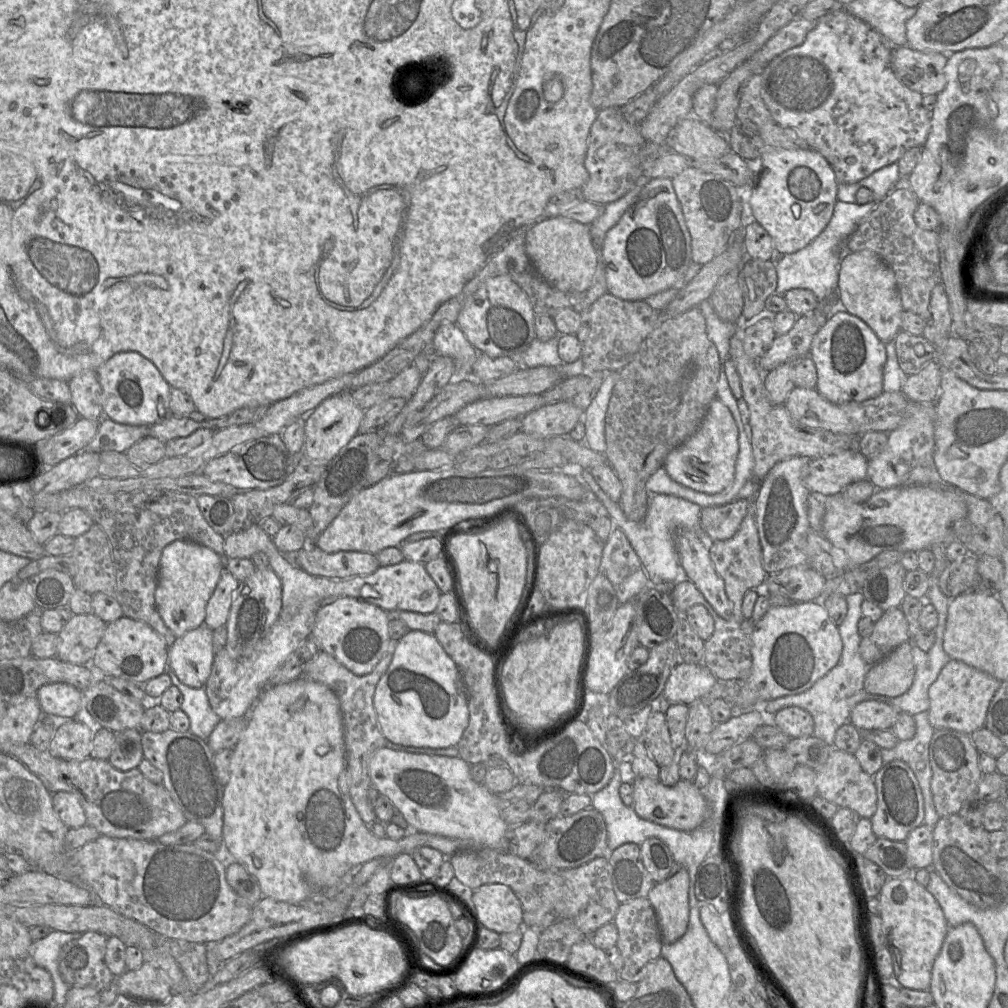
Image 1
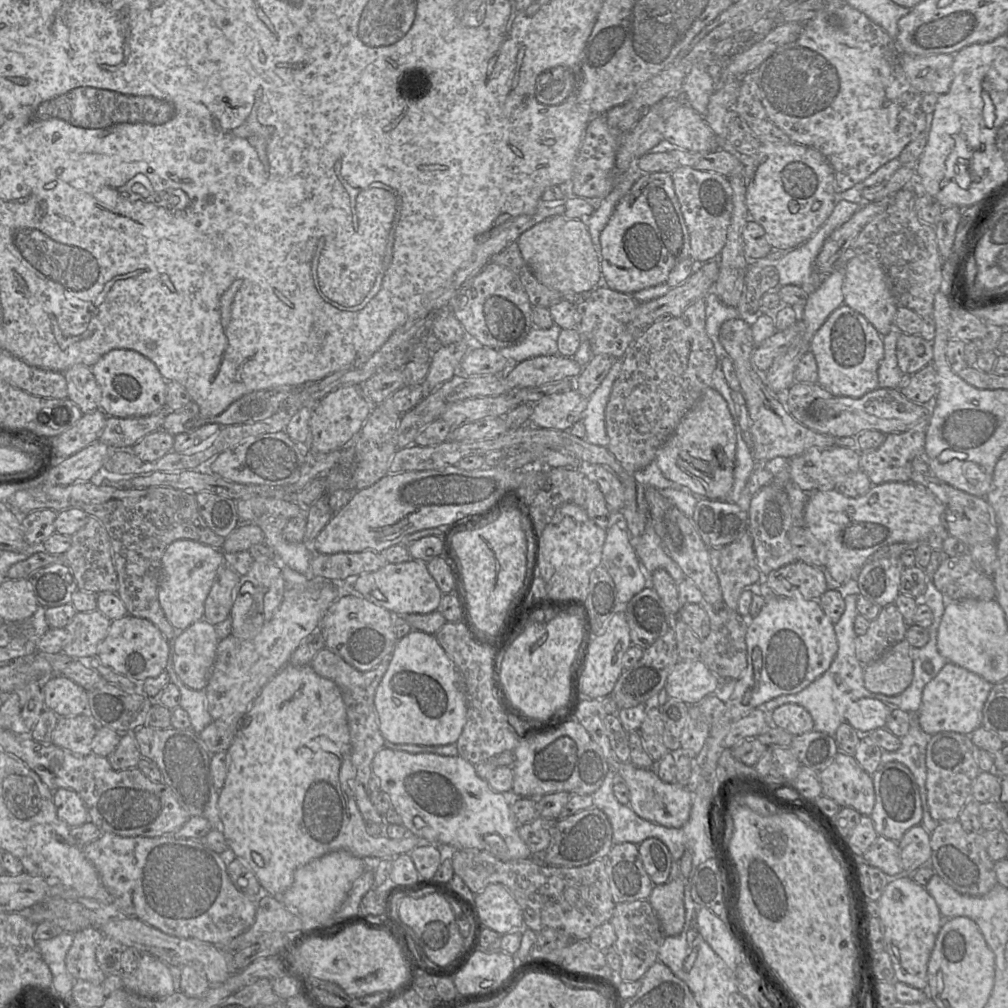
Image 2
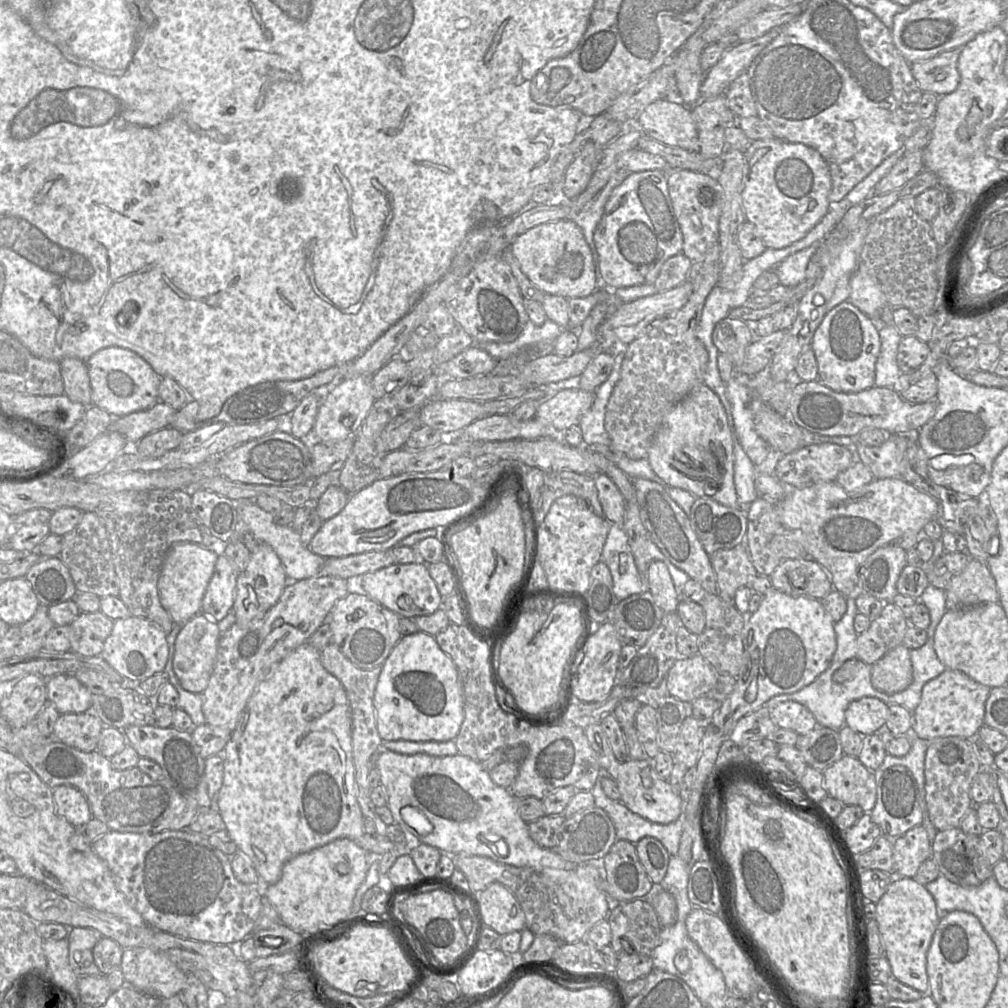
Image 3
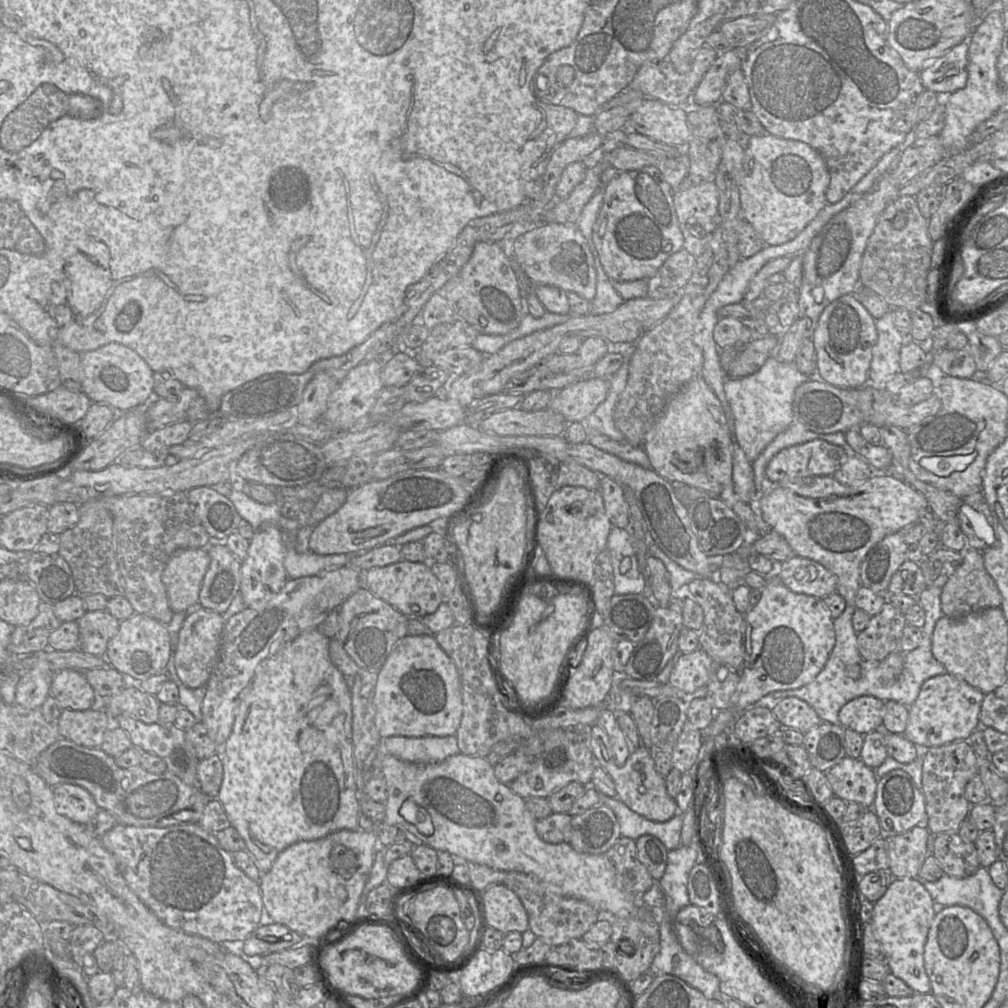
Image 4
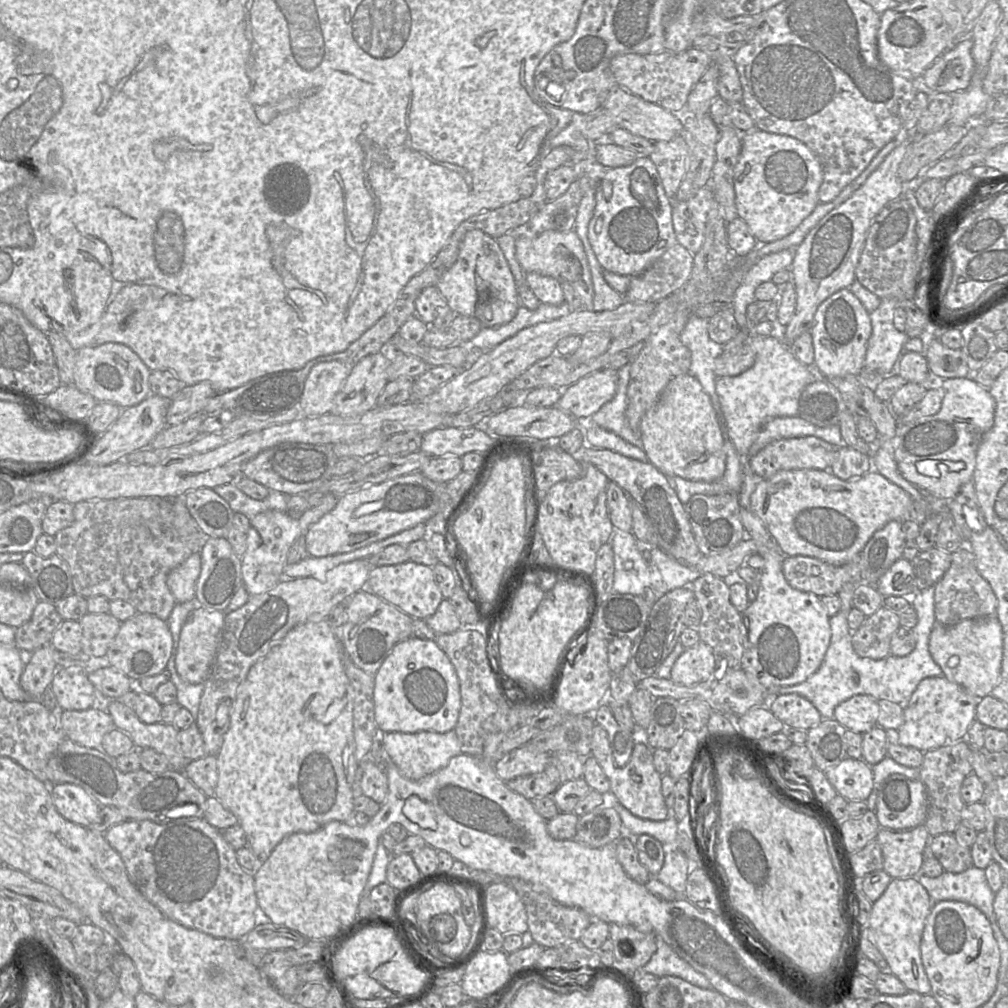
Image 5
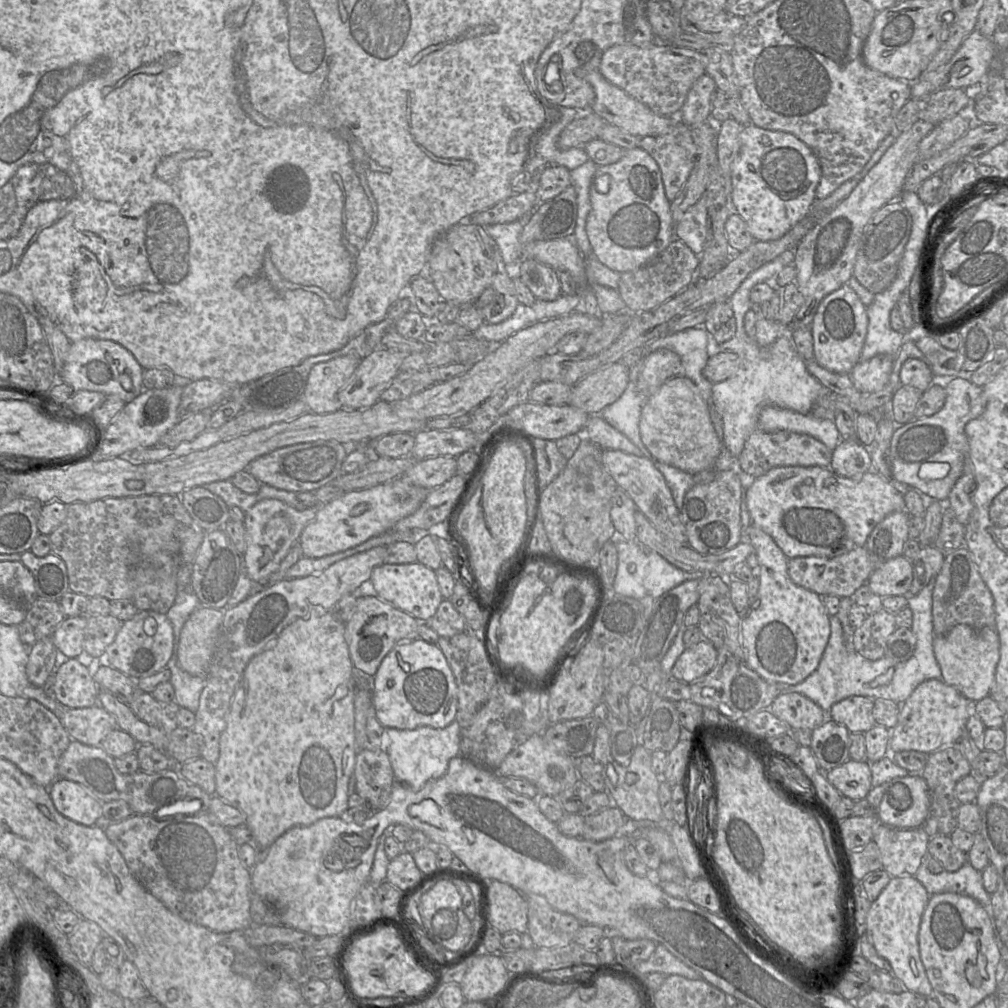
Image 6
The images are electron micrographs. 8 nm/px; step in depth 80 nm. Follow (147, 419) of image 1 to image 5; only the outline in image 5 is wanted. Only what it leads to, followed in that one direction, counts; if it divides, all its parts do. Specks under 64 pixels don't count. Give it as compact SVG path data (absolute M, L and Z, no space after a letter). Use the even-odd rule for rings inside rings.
M108 342L96 347L83 347L76 351L74 386L85 394L93 396L97 402L110 402L121 408L137 405L151 394L149 376L151 370L128 346Z

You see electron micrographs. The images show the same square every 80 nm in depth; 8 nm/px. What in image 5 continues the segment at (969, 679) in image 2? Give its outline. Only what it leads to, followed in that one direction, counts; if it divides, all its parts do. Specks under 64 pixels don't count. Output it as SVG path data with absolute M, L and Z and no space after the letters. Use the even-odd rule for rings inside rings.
M944 675L923 679L911 695L909 701L903 705L903 723L894 733L889 733L889 743L897 743L914 747L922 752L937 749L947 744L965 740L966 734L972 722L976 720L976 707L979 699L956 683L949 681Z

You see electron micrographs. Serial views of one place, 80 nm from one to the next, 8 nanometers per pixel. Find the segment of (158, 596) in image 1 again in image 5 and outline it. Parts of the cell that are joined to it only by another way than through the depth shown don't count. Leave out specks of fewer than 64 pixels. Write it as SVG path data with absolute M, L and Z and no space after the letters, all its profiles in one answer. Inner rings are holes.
M200 552L192 553L167 577L167 585L176 603L190 601L196 597L196 583L201 572Z

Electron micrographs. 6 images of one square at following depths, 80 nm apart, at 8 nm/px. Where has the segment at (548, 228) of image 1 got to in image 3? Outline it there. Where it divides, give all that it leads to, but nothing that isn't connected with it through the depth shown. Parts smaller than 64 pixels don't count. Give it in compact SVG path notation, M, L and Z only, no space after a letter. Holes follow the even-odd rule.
M575 219L548 222L515 238L511 248L522 272L545 294L570 298L589 296L597 289L591 249Z

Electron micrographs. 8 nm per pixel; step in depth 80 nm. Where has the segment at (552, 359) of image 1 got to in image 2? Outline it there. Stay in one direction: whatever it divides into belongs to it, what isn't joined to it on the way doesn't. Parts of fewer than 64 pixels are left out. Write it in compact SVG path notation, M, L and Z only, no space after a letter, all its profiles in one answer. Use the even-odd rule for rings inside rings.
M555 323L548 329L540 329L533 325L519 345L496 350L508 360L509 367L530 358L557 355L557 340L561 330Z

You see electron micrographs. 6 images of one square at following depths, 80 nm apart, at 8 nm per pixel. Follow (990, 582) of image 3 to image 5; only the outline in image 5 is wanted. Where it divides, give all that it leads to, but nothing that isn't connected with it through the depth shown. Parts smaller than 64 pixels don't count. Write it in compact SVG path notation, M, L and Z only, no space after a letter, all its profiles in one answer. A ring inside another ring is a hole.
M967 546L952 554L952 563L944 576L935 584L935 619L941 625L954 625L962 620L994 616L997 597L989 582L980 574L976 556Z

